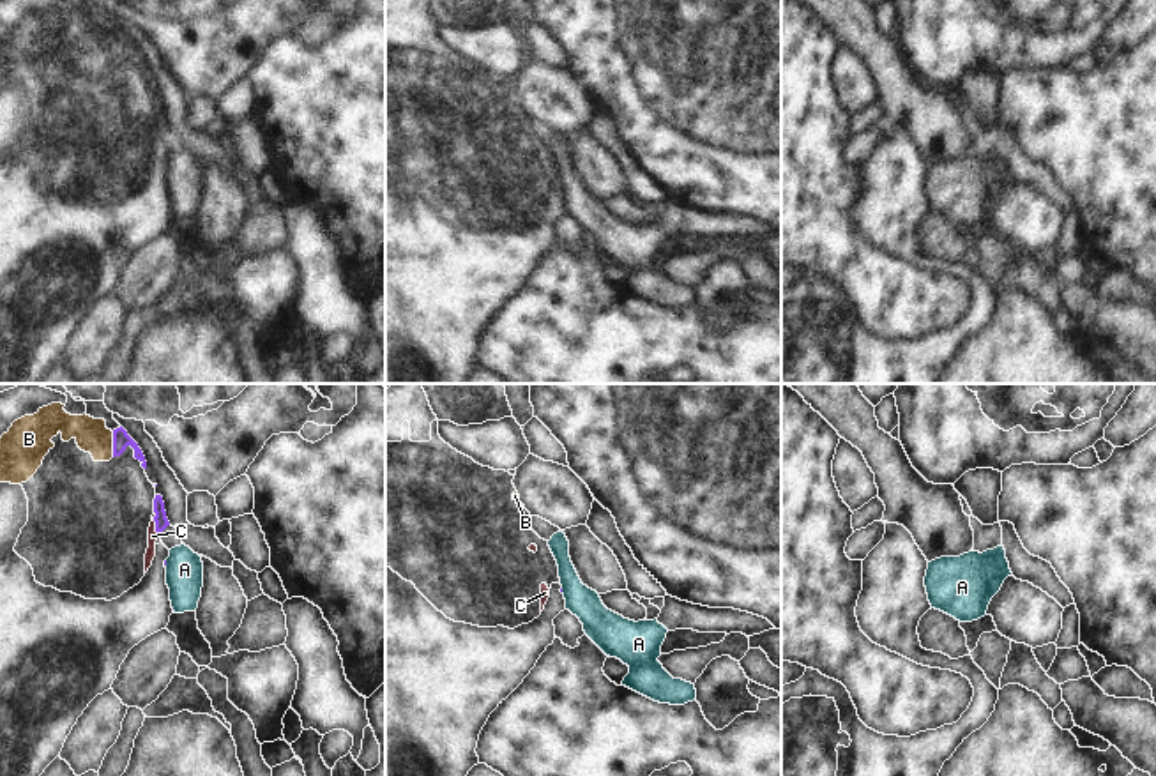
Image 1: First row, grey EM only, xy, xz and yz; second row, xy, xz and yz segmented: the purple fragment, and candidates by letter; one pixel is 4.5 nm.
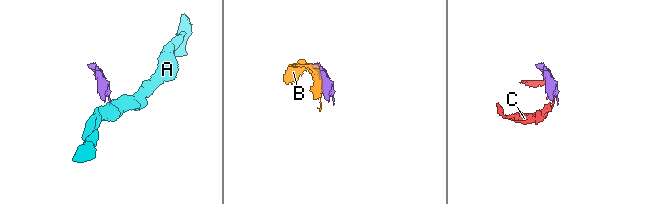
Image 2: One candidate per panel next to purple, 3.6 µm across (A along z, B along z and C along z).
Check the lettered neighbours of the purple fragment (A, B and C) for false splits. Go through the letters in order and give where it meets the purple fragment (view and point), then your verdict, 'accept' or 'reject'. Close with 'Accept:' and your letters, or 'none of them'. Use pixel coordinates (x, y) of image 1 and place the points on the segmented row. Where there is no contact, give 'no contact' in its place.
A: xy (165, 564) | reject
B: xy (114, 444) | reject
C: xy (156, 524) | reject
Accept: none of them

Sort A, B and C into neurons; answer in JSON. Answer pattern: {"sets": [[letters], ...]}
{"sets": [["A"], ["B", "C"]]}

